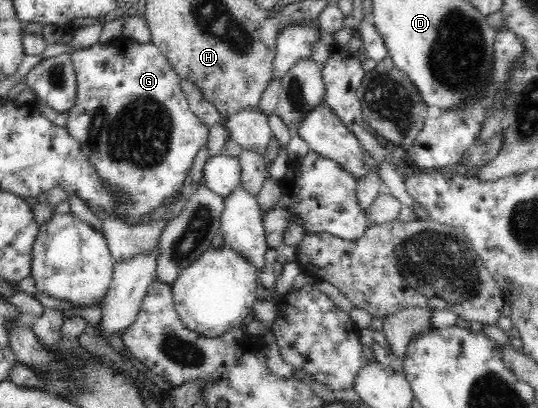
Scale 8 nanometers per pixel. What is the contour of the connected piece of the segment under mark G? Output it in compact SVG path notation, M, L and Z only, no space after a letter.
M120 36L115 38L110 46L98 46L98 43L96 43L94 46L89 46L85 49L75 49L70 55L78 84L76 104L67 112L68 132L73 139L76 139L80 143L81 153L92 163L94 170L100 175L105 186L113 191L113 196L117 199L117 215L125 222L134 224L135 219L142 218L143 215L158 208L164 200L170 198L172 195L179 194L180 188L184 184L184 178L186 178L186 170L190 168L190 164L192 164L198 148L203 144L207 144L208 130L210 128L200 122L198 117L190 111L184 92L182 92L182 88L180 87L179 76L174 72L170 61L151 42L136 42L130 37Z

